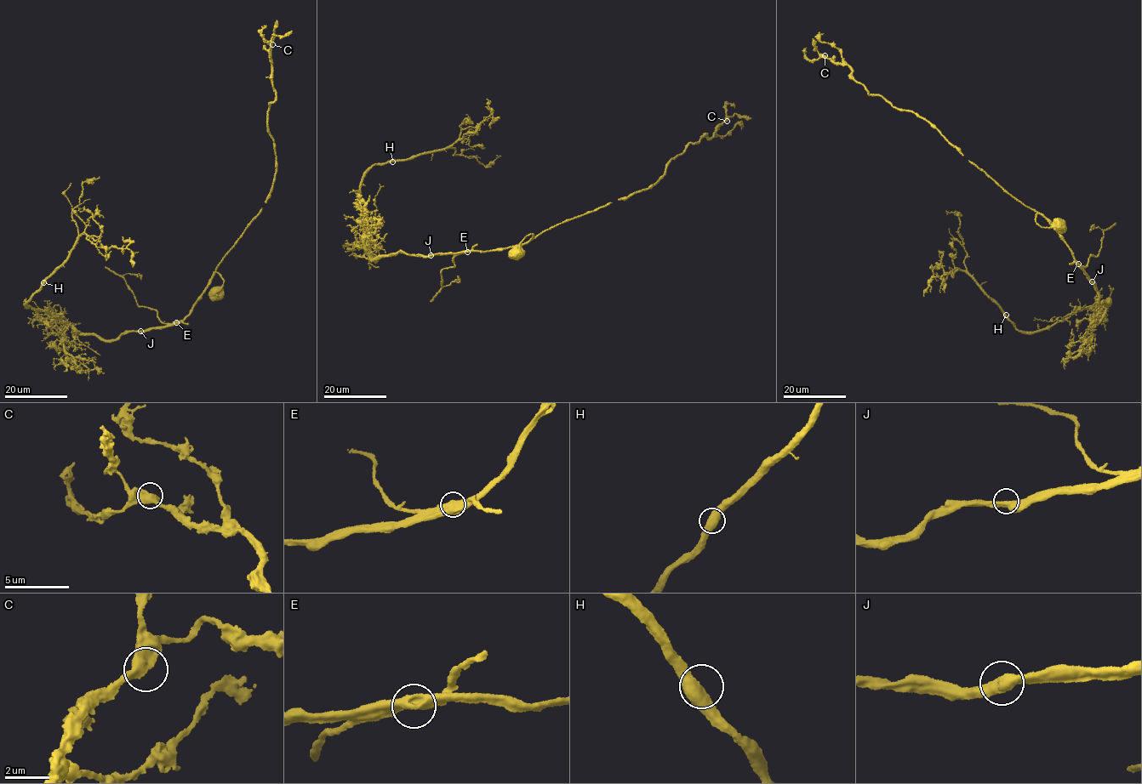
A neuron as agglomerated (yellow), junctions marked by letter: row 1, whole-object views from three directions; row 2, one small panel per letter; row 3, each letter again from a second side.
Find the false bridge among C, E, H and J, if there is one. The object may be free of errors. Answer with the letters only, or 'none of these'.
E

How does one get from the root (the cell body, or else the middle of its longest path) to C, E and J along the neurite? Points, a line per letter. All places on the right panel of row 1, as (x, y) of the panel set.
C: (1058, 224), (1042, 226), (1035, 221), (1038, 213), (924, 120), (868, 94), (852, 69), (825, 55)
E: (1058, 224), (1042, 226), (1035, 221), (1036, 216), (1041, 214), (1052, 224), (1077, 264)
J: (1058, 224), (1042, 226), (1035, 221), (1036, 216), (1041, 214), (1052, 224), (1092, 282)

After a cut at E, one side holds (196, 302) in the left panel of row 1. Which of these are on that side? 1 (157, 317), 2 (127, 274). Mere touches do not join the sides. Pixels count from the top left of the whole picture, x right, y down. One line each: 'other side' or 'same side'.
1: other side
2: other side

